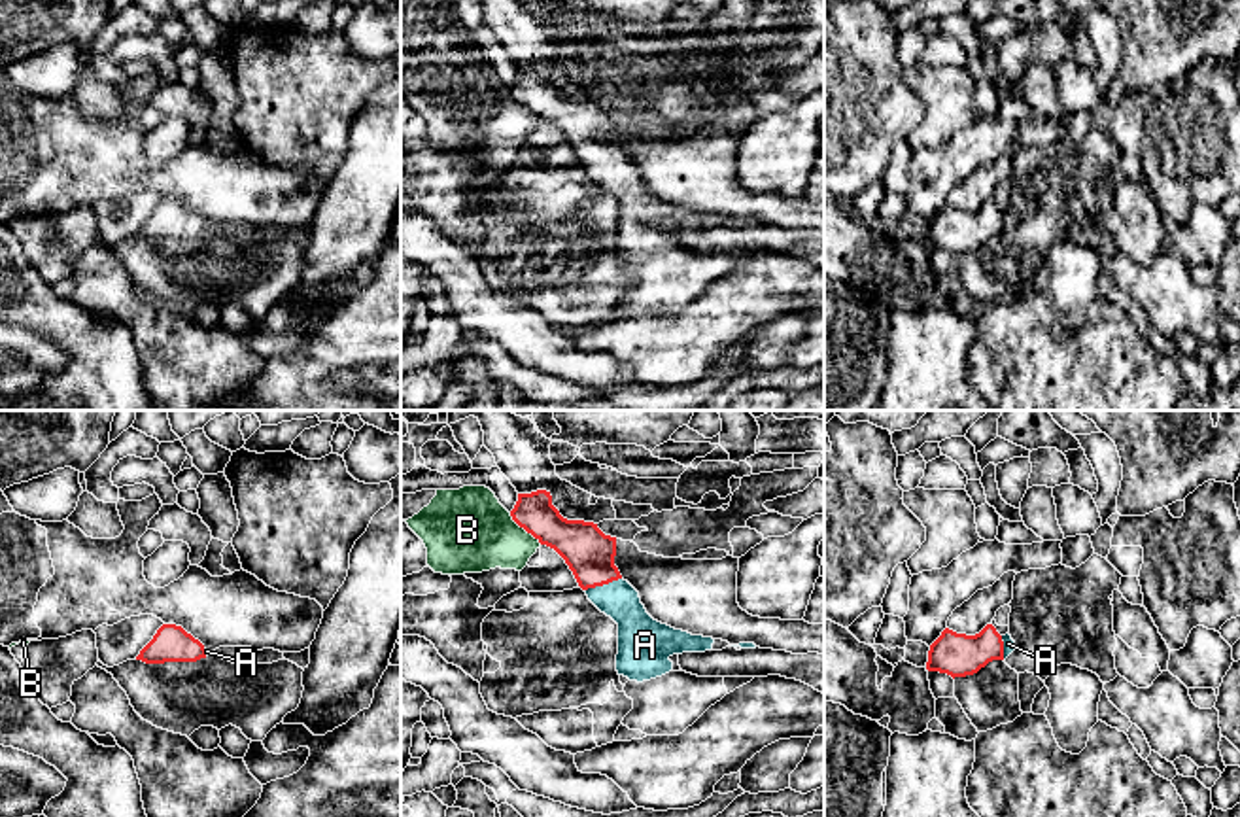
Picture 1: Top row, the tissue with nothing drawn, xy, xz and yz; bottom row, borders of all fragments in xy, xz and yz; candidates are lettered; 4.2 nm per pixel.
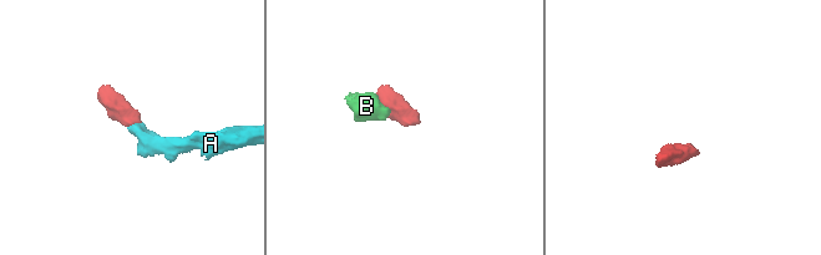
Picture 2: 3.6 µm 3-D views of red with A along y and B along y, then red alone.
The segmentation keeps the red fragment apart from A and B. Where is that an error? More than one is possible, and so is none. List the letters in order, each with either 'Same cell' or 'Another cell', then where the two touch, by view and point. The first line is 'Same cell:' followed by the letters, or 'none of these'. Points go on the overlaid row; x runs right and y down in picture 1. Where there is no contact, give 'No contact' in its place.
Same cell: A
A: Same cell. Touches red at xz (602, 585)
B: Another cell. Touches red at xz (524, 528)

